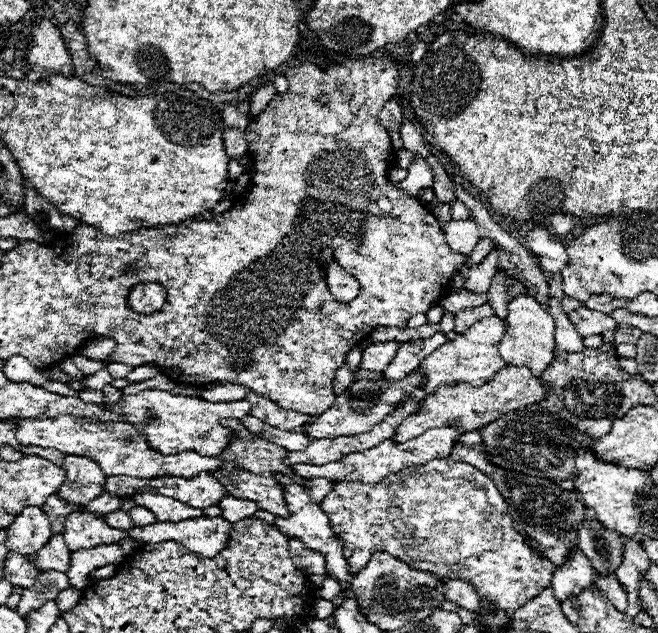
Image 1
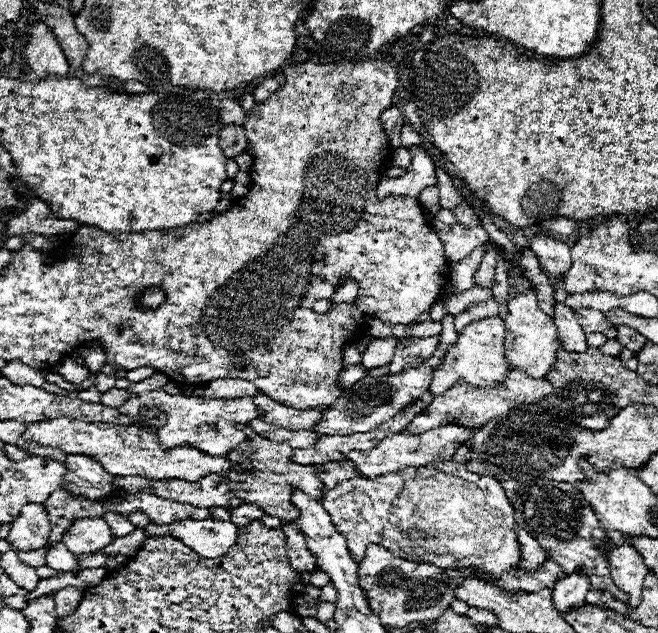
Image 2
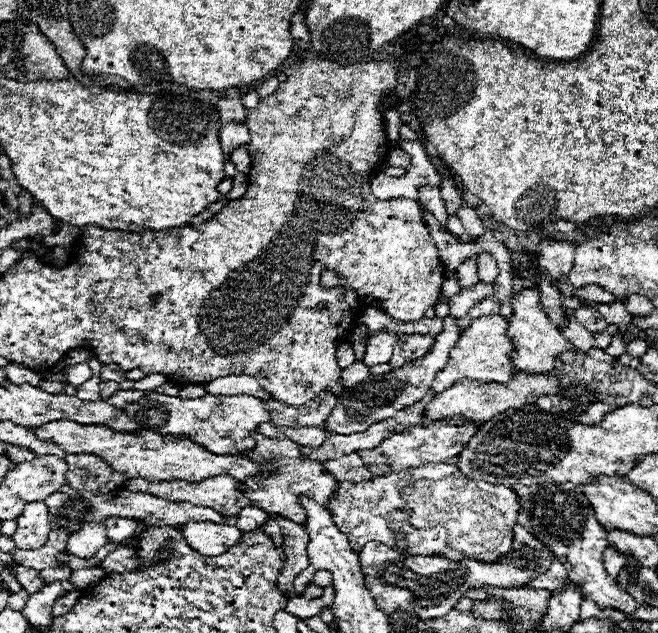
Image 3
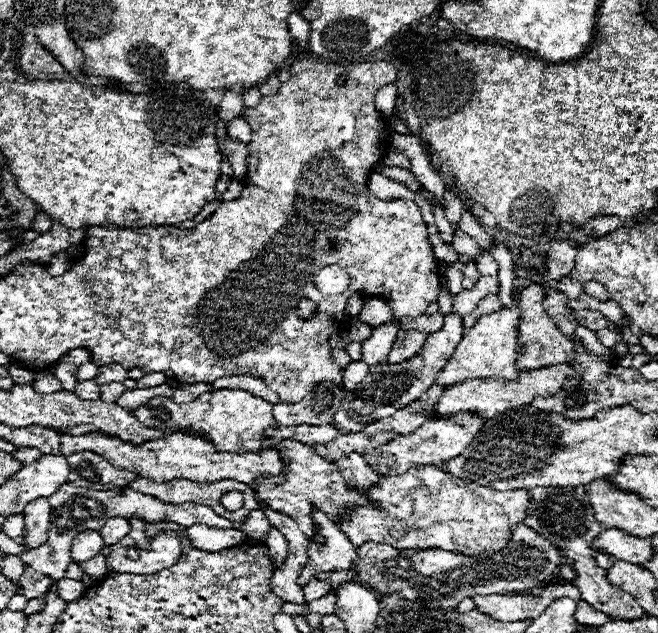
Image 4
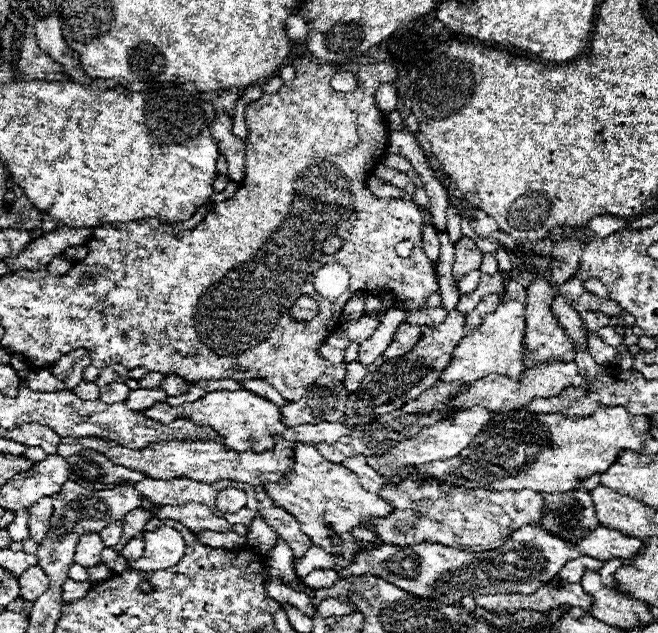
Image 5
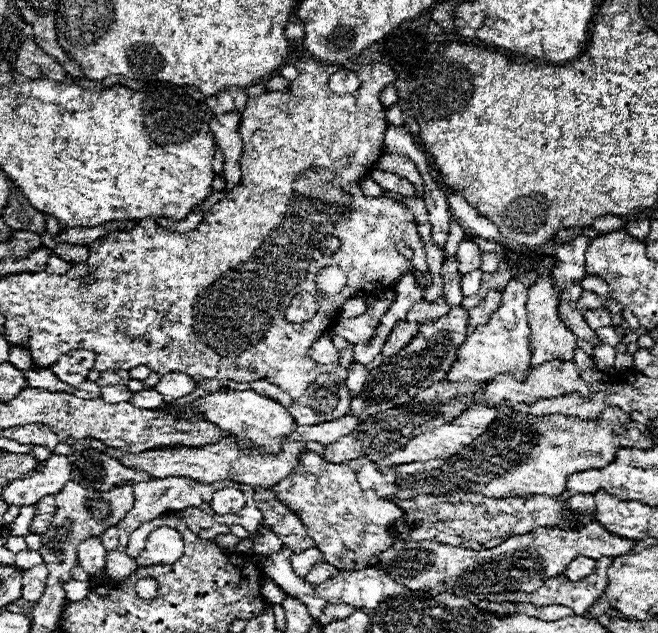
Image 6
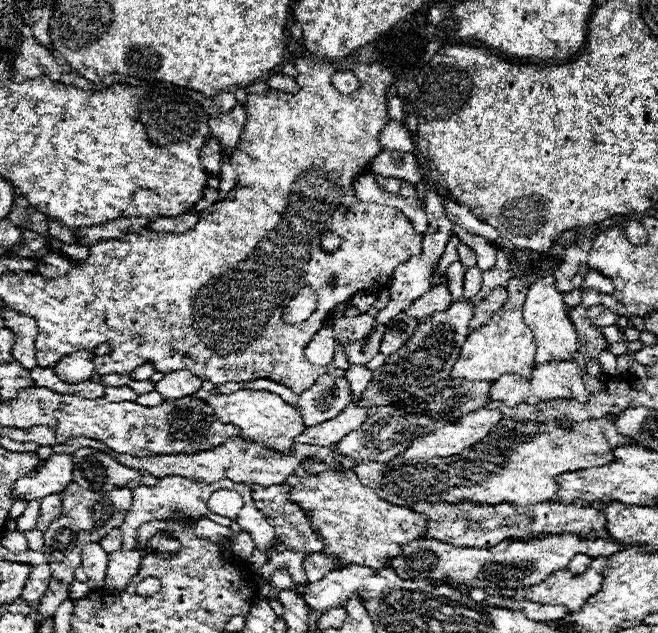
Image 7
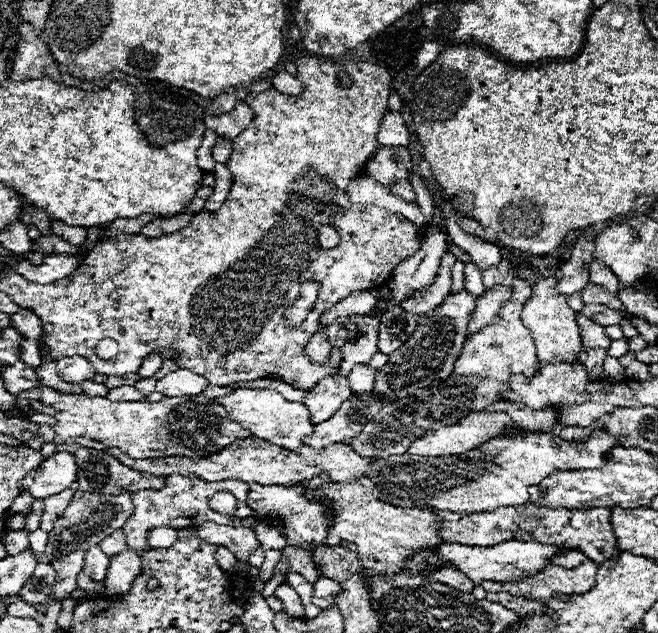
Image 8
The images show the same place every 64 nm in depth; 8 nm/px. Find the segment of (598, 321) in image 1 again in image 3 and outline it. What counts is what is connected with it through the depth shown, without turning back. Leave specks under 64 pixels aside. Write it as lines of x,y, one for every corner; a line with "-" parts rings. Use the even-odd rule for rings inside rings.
576,308
574,316
588,332
604,332
608,328
608,322
600,316
596,308

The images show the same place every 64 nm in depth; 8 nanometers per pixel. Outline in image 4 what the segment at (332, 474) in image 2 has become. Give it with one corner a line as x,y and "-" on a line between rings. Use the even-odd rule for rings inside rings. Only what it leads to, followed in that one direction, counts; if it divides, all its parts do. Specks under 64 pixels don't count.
352,452
350,456
344,456
344,458
336,460
334,464
336,464
336,468
342,472
342,478
346,480
346,476
348,476
348,478
350,478
350,484
356,486
356,488
372,486
372,484
376,484
378,478
380,478
376,472
372,472
372,470
368,468
368,464
364,462
362,454
358,454
358,452

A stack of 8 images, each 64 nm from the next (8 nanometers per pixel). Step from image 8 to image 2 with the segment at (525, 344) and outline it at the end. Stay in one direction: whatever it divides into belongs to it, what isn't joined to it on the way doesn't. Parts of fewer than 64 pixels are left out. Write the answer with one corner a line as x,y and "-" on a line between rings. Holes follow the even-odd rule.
498,316
476,320
468,328
464,328
464,332
458,334
458,340
448,348
440,368
436,366
436,370
432,372
432,384
430,384
428,392
434,396
442,394
460,380
464,380
472,386
488,386
488,384
502,382
510,368
502,354
504,352
504,332
506,332
504,320

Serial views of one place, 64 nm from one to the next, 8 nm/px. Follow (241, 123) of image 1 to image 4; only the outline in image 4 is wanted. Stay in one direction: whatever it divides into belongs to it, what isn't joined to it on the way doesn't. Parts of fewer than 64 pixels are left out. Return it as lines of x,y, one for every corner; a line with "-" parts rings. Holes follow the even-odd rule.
224,92
220,104
218,104
218,116
222,120
232,120
232,118
238,118
238,116
244,116
244,104
242,104
242,94
238,92

